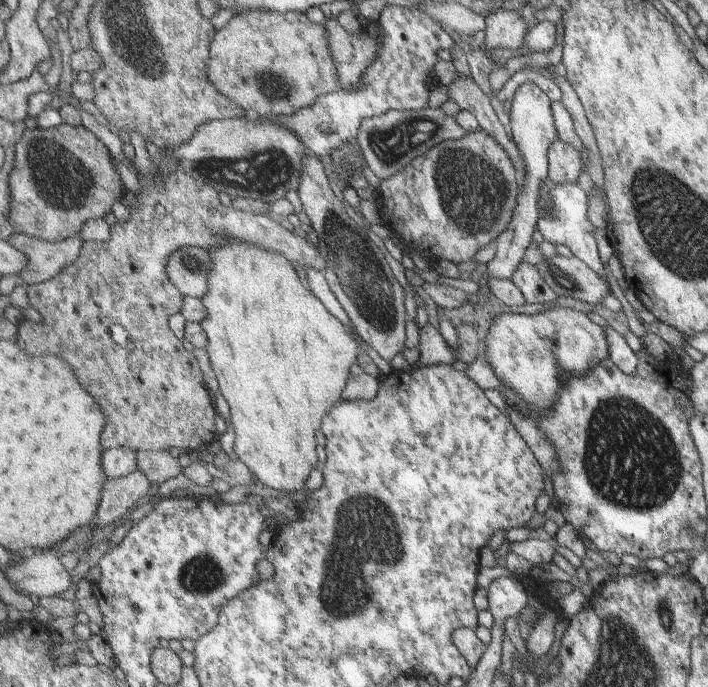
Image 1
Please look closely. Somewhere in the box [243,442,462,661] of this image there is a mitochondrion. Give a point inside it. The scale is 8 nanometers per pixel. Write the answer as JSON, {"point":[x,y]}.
{"point":[338,610]}

